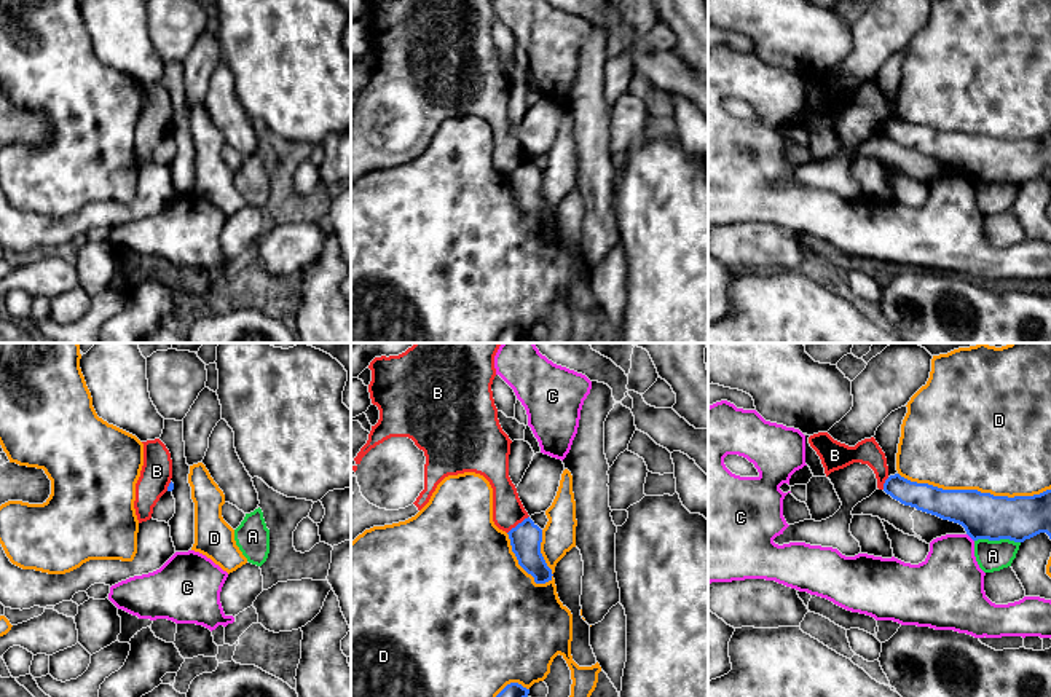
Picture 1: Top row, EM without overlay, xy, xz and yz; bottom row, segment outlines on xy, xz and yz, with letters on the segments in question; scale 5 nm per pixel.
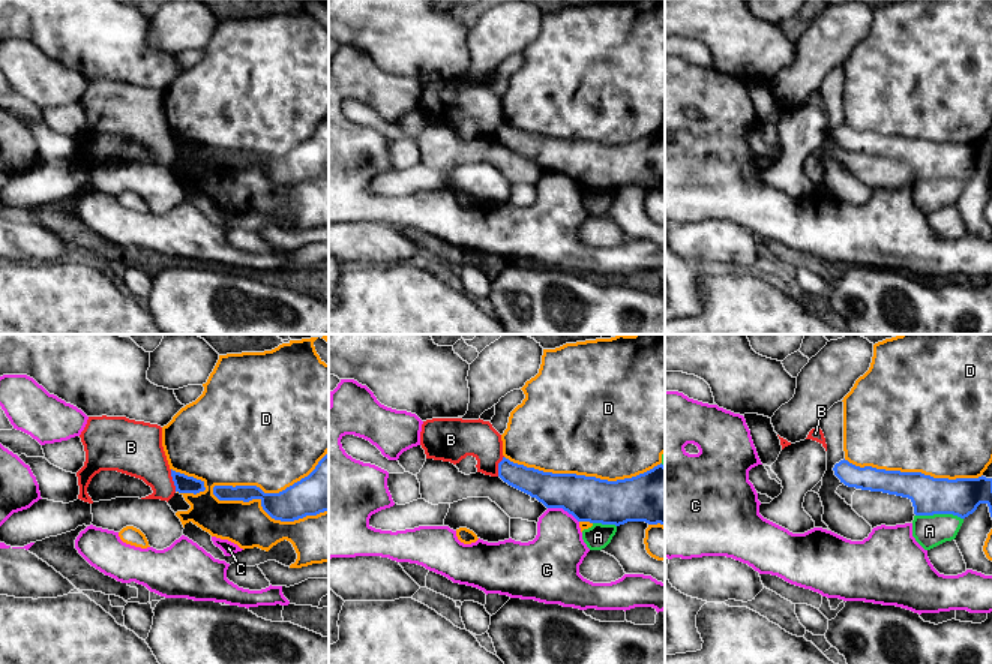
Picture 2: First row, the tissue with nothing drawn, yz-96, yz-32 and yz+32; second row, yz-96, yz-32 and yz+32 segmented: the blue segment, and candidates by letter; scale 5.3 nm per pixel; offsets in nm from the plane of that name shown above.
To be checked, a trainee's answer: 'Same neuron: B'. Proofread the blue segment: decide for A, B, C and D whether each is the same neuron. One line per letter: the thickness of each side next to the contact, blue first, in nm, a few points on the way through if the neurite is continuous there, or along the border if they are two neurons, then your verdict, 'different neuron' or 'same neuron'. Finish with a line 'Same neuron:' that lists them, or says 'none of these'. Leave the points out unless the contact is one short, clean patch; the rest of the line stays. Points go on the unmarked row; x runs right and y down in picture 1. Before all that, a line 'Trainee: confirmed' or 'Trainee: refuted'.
Trainee: refuted
A: 240/160 nm | different neuron
B: 160/160 nm | along xz (528, 158), (507, 176) | different neuron
C: 240/320 nm | different neuron
D: 240/500 nm | different neuron
Same neuron: none of these

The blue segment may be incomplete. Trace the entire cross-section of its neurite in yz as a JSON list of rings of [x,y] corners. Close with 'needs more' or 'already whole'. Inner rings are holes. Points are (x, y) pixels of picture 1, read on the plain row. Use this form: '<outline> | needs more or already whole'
[[[890,118],[884,134],[904,148],[958,166],[973,182],[1024,185],[1040,175],[1051,182],[1051,132],[1033,139],[994,139],[978,132],[943,132]]] | already whole

